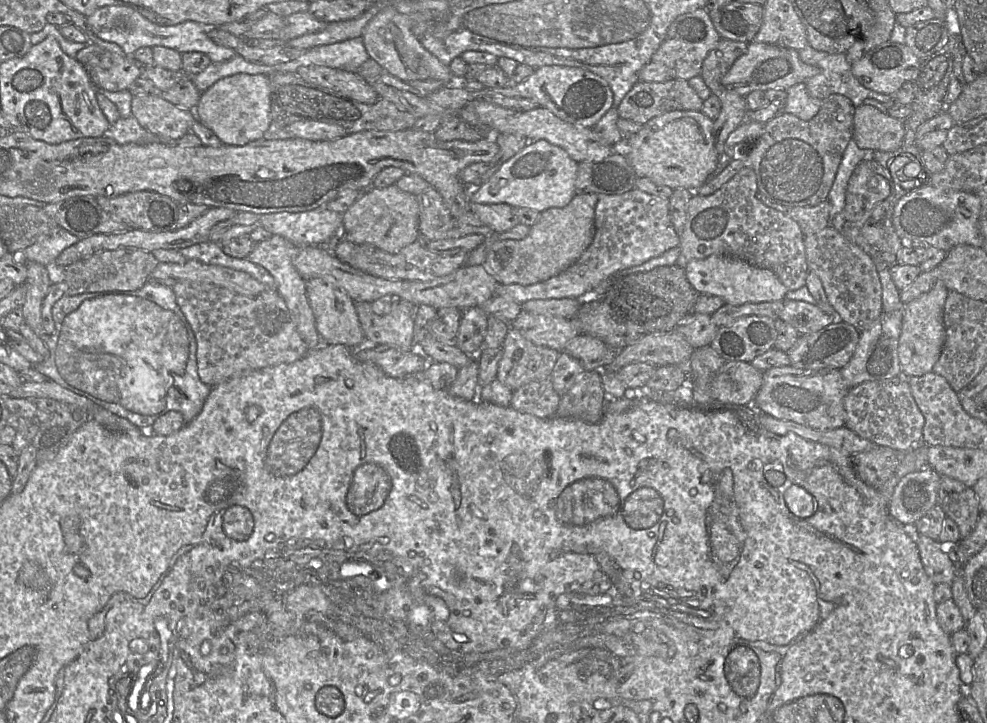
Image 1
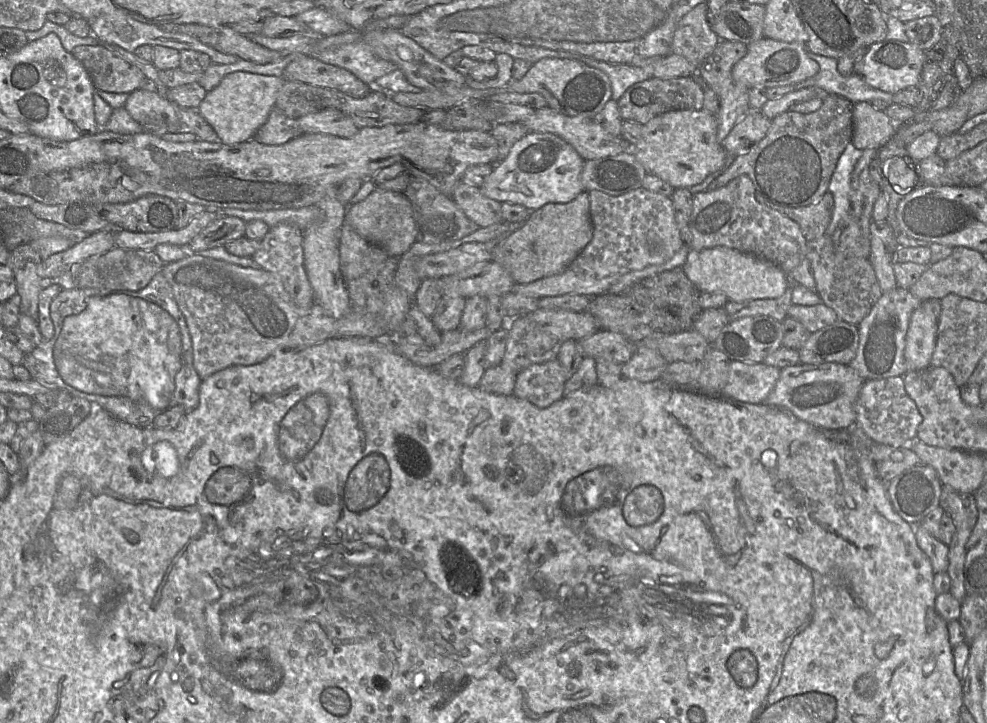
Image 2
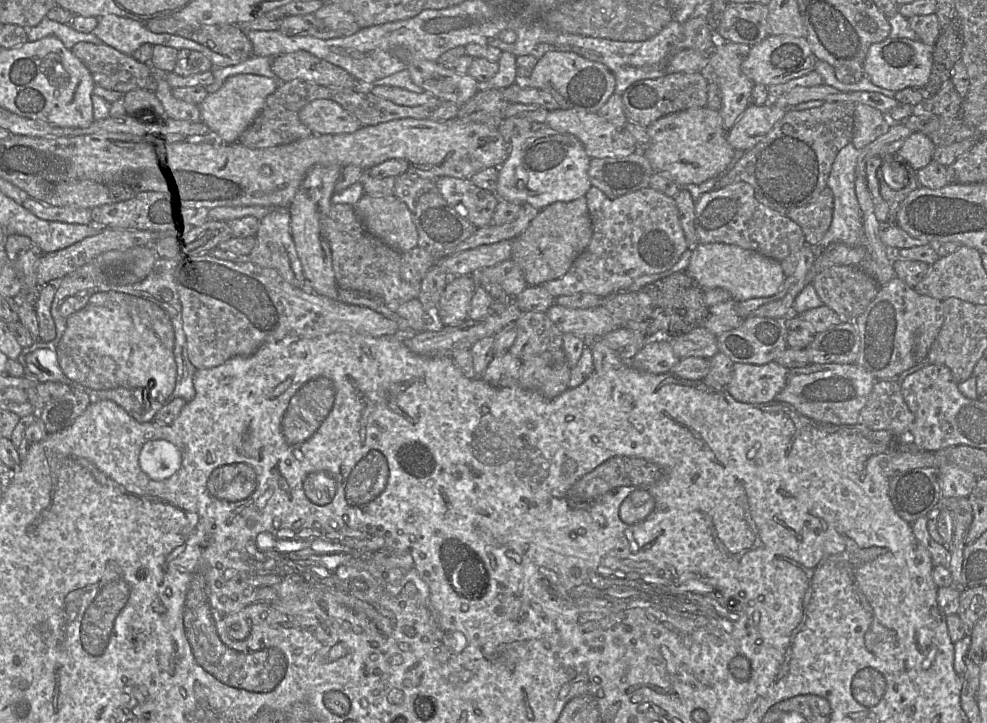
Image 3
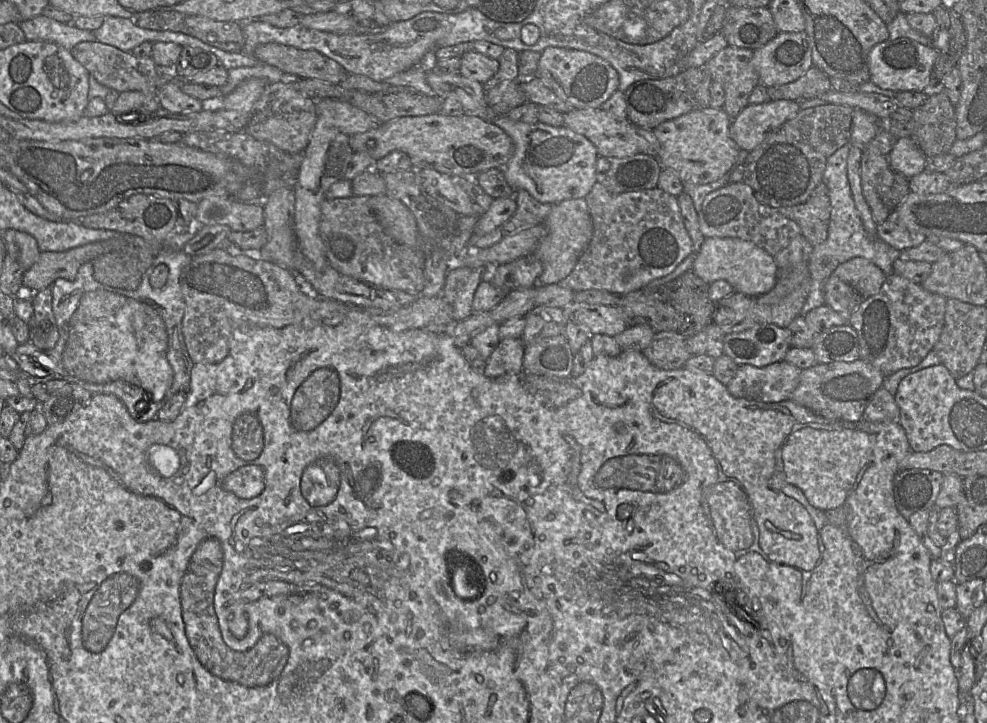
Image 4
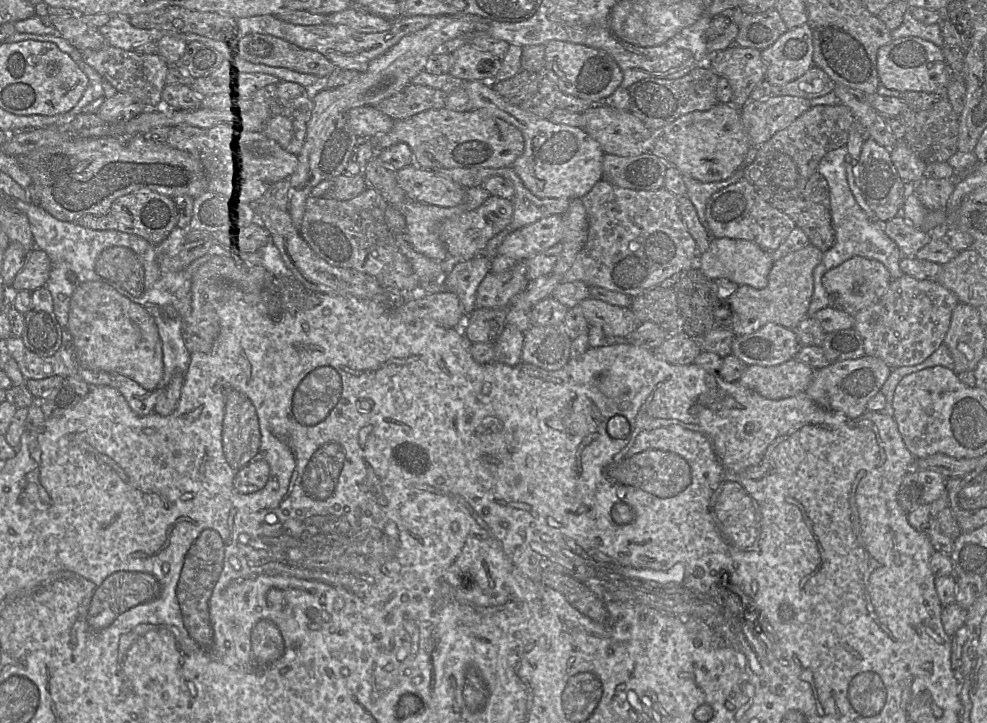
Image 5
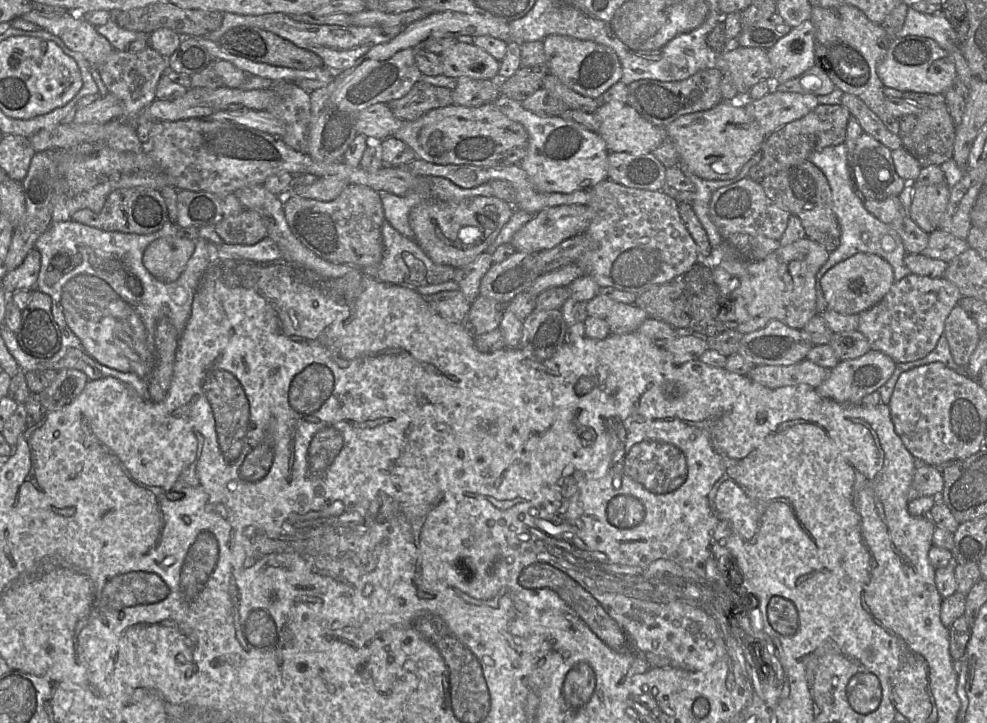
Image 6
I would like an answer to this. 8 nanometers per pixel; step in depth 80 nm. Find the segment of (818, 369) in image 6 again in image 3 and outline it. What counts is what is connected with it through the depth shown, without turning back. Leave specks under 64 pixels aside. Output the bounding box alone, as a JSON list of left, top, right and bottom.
[727,361,789,403]

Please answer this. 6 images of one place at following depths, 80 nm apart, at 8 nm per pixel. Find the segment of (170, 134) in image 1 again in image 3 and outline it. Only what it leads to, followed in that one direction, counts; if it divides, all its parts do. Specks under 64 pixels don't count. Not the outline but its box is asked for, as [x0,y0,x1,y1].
[123,90,171,122]

